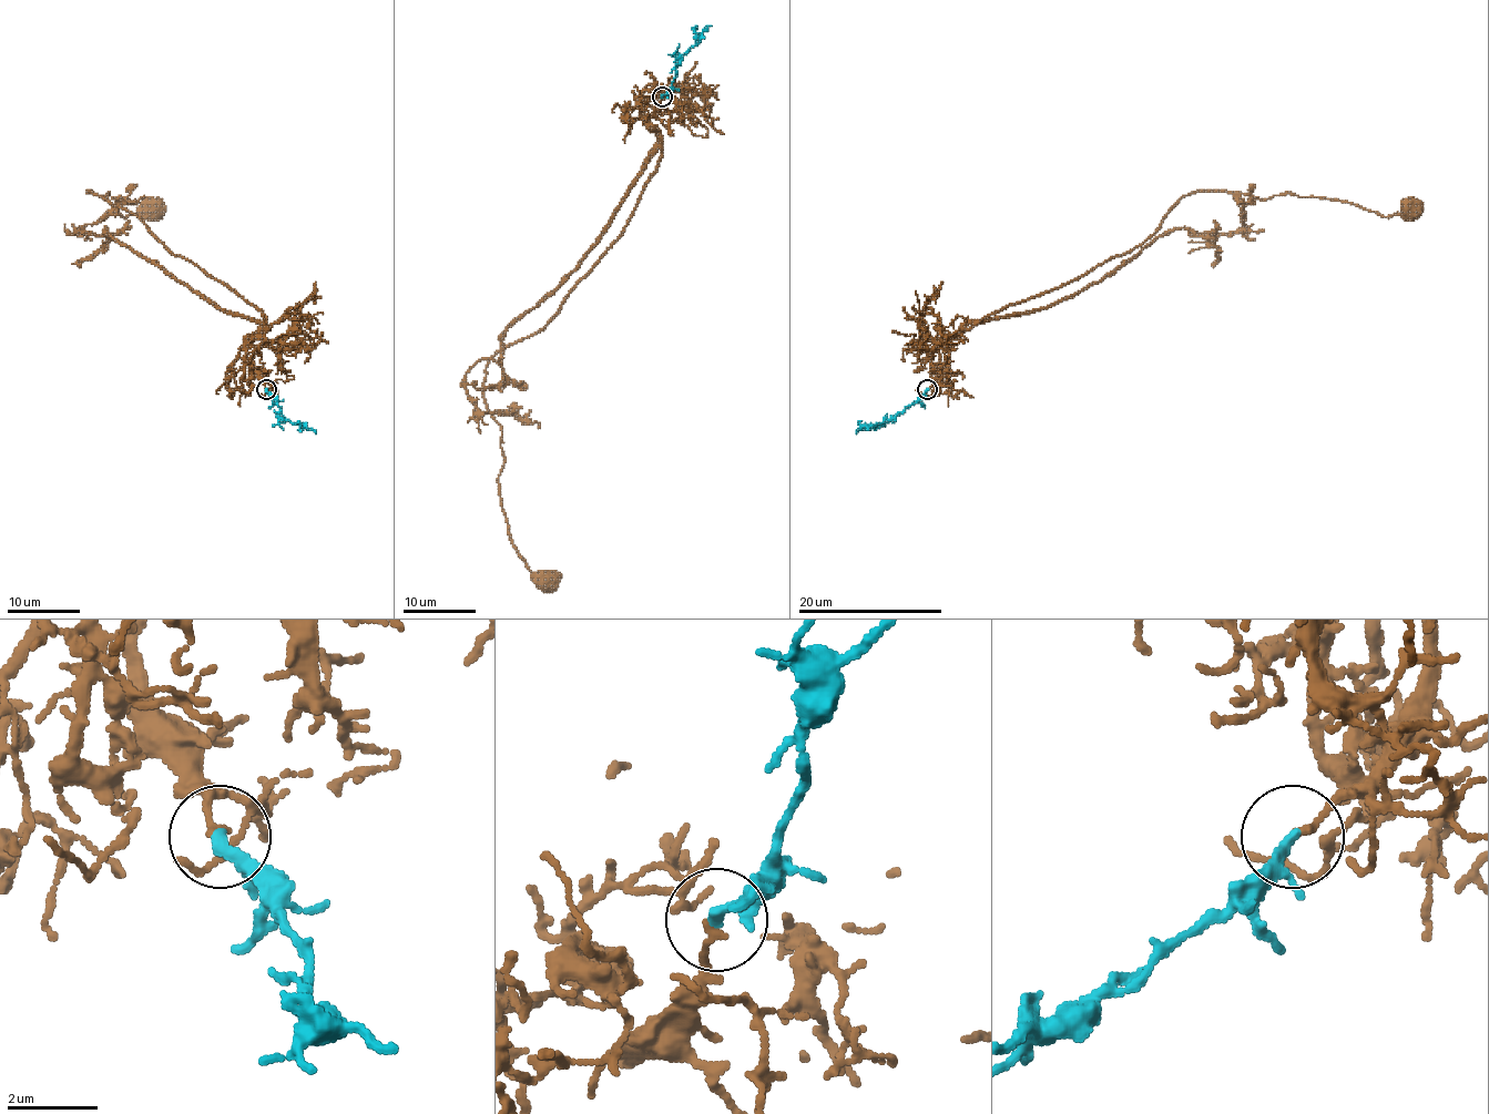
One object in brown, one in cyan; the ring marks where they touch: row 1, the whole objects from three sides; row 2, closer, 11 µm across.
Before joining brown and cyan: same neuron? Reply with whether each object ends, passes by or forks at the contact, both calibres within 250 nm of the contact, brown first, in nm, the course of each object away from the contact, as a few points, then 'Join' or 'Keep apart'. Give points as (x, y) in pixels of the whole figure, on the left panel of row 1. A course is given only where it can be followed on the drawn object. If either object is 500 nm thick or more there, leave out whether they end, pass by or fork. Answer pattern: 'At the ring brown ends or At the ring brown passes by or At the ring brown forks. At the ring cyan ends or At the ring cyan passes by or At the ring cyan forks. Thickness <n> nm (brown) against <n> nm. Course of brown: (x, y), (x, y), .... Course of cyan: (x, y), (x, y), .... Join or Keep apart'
At the ring brown ends. At the ring cyan ends. Thickness 170 nm (brown) against 280 nm. Course of brown: (265, 390), (248, 341), (263, 314), (88, 192), (108, 193), (122, 216), (150, 210). Course of cyan: (266, 390), (286, 419), (305, 425), (315, 433). Keep apart

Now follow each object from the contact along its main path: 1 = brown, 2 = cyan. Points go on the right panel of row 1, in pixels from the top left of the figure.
1: (926, 390), (948, 363), (939, 341), (1143, 244), (1178, 202), (1195, 192), (1336, 198), (1387, 216), (1416, 210)
2: (926, 390), (903, 411), (865, 425), (856, 433)

